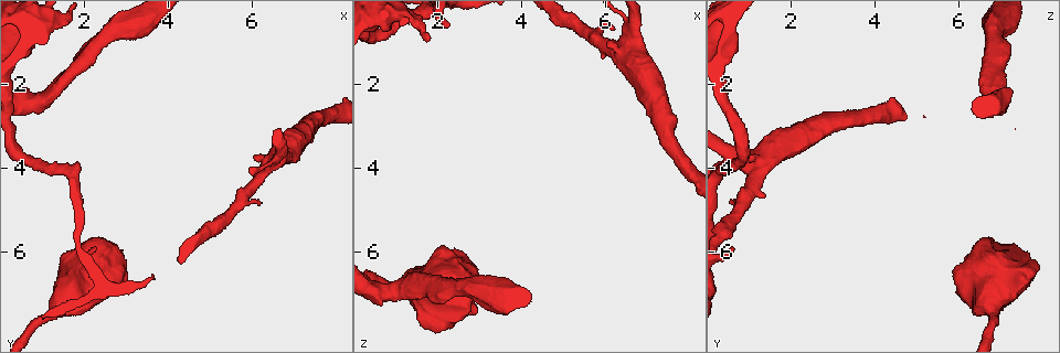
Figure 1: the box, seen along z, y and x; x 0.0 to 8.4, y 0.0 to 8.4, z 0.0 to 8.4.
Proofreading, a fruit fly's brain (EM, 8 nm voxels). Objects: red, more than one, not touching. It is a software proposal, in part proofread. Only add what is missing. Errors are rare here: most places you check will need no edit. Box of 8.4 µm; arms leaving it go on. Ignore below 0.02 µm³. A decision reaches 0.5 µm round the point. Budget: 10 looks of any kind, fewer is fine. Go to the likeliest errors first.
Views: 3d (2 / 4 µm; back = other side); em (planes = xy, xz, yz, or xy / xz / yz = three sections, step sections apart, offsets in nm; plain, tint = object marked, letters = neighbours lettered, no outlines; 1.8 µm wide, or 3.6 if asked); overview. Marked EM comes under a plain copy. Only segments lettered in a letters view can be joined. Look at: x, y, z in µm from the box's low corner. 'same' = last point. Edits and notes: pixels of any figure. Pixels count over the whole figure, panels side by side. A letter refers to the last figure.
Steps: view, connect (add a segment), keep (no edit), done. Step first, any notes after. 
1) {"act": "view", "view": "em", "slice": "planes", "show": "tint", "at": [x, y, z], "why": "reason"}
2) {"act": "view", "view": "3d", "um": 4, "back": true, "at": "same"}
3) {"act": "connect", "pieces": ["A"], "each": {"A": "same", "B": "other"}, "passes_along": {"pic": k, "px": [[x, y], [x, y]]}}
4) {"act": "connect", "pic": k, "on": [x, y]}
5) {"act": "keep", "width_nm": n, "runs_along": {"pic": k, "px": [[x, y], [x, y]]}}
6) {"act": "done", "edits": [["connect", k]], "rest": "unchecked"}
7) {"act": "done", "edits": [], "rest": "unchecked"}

{"act": "view", "view": "em", "slice": "planes", "show": "letters", "at": [2.25, 5.90, 0.60], "why": "branch stops here"}

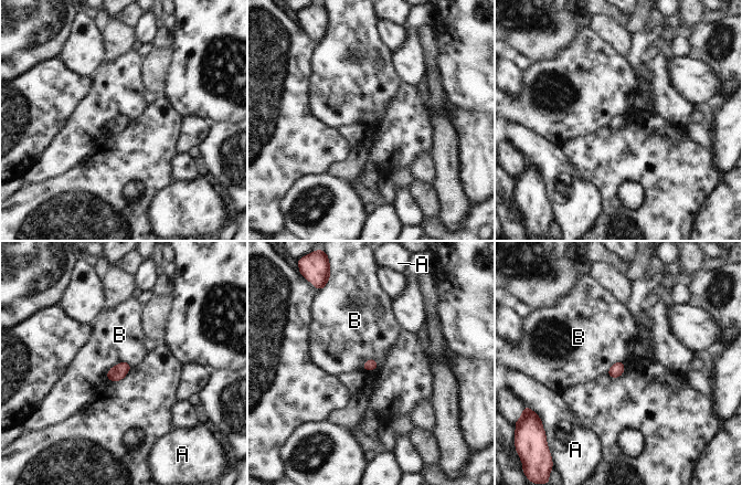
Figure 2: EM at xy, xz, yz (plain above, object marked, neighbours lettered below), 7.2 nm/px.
{"act": "keep", "longest_contact_nm": ["B", 220], "each": {"A": "other", "B": "other"}, "border": {"pic": 2, "px": [[131, 366], [120, 361], [105, 377]]}, "found": "none of them fits"}

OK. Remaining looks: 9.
{"act": "view", "view": "em", "um": 3.6, "slice": "planes", "show": "letters", "at": [2.00, 6.30, 7.85], "why": "free end"}

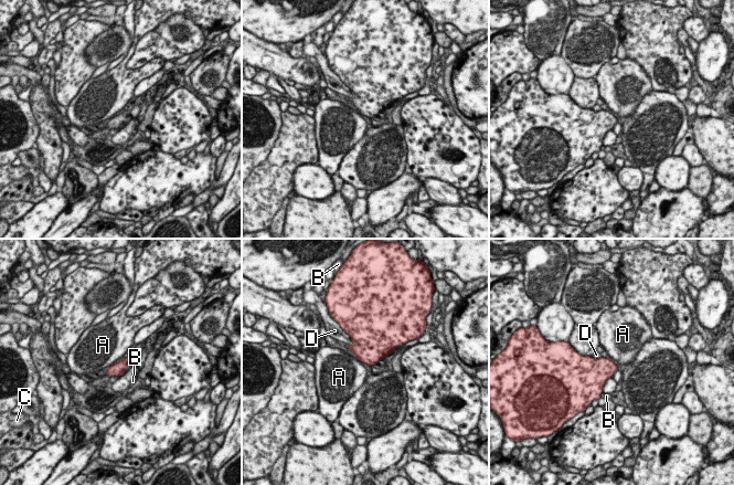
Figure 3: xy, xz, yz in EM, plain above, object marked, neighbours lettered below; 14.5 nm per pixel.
{"act": "keep", "each": {"A": "other", "B": "other", "C": "other", "D": "other"}, "border": {"pic": 3, "px": [[354, 356], [365, 364]]}, "found": "no lettered segment goes on from it"}

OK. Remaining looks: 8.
{"act": "view", "view": "em", "slice": "planes", "show": "letters", "at": [6.60, 3.85, 0.60]}

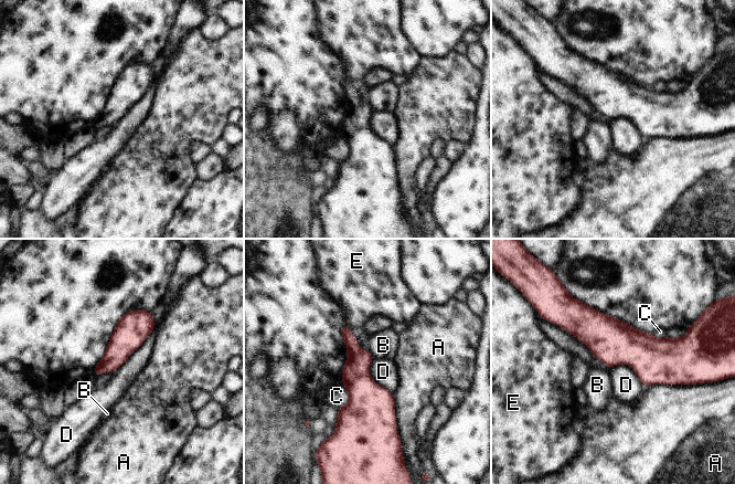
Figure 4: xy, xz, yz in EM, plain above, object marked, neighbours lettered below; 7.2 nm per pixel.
{"act": "keep", "each": {"A": "other", "B": "other", "C": "other", "D": "other", "E": "other"}, "found": "no lettered segment goes on from it"}

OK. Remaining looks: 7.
{"act": "view", "view": "3d", "um": 4, "at": [2.90, 0.70, 6.85]}

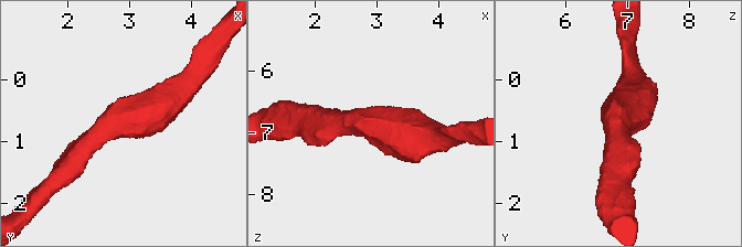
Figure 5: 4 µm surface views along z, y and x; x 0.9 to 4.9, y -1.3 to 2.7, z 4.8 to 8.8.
{"act": "view", "view": "em", "um": 3.6, "slice": "yz", "step": 16, "show": "tint", "at": [2.85, 0.65, 6.85], "arm_widths_nm": [340, 500], "why": "need the tissue"}

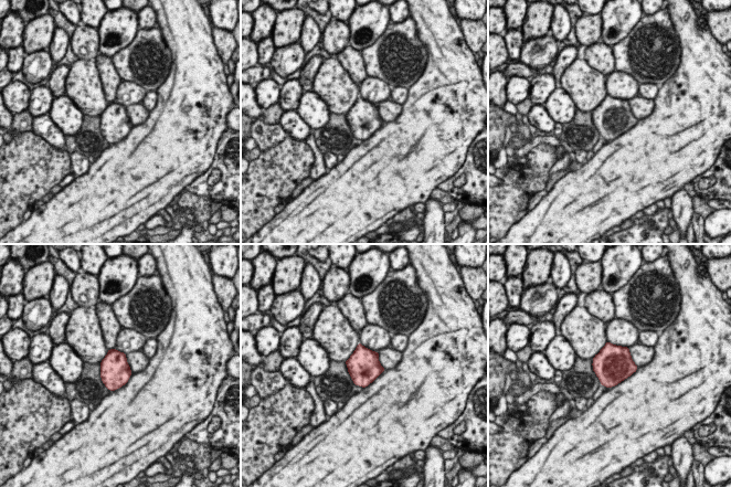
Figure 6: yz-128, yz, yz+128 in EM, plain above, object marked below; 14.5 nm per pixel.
{"act": "view", "view": "em", "um": 3.6, "slice": "planes", "show": "letters", "at": "same", "why": "another direction"}

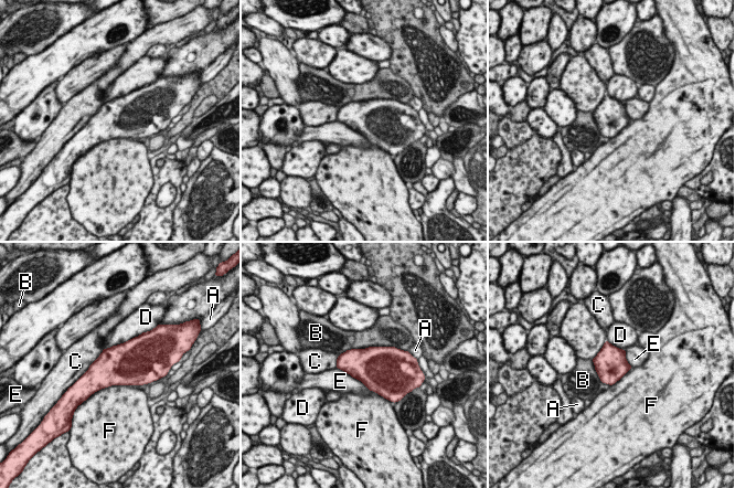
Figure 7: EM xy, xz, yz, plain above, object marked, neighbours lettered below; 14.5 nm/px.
{"act": "keep", "width_nm": 480, "each": {"A": "other", "B": "other", "C": "other", "D": "other", "E": "other", "F": "other"}, "border": {"pic": 7, "px": [[337, 368], [359, 379], [370, 390]]}, "found": "no lettered segment goes on from it"}

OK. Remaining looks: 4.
{"act": "done", "edits": [], "rest": "unchecked"}

